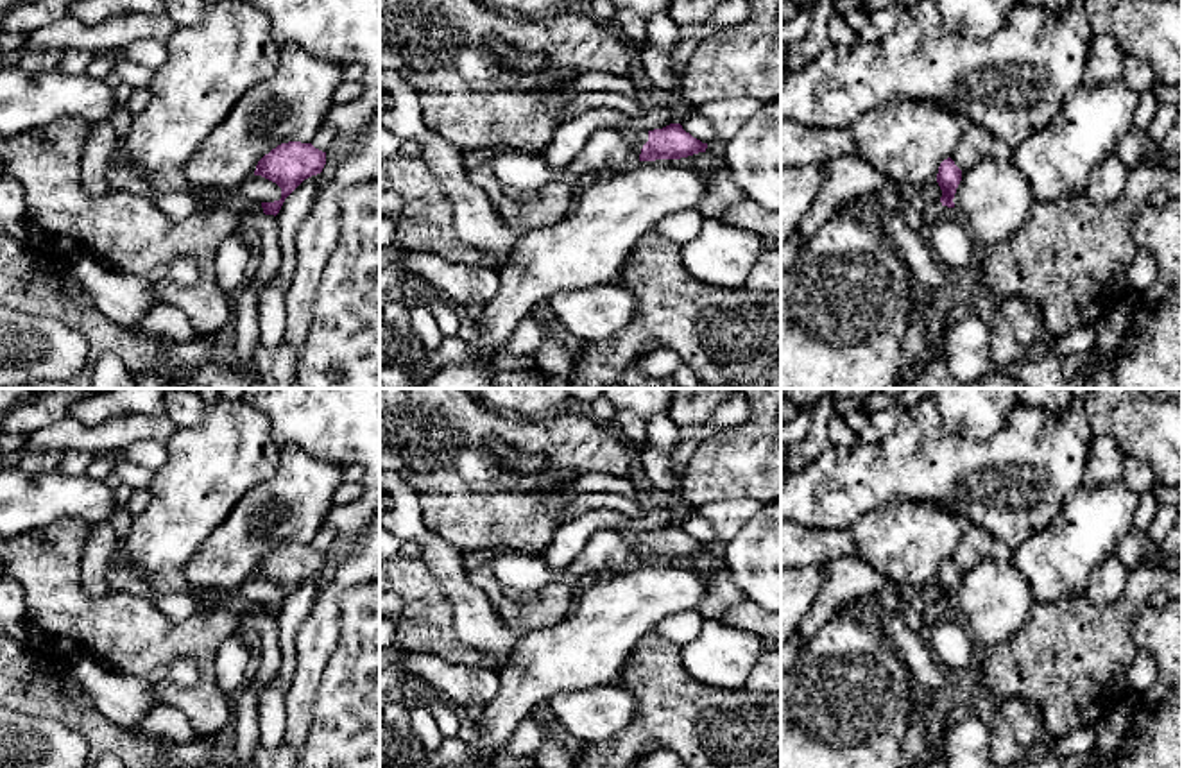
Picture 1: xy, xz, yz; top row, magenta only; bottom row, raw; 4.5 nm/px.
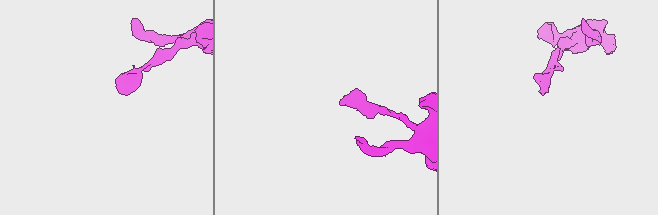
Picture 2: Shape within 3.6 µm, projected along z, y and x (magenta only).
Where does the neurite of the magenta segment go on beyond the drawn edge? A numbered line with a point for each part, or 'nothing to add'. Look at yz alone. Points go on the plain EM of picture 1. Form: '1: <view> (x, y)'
1: yz (933, 614)

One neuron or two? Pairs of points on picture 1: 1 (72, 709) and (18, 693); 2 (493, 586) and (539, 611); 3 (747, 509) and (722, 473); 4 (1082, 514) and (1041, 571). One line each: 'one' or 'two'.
1: one
2: one
3: two
4: one

